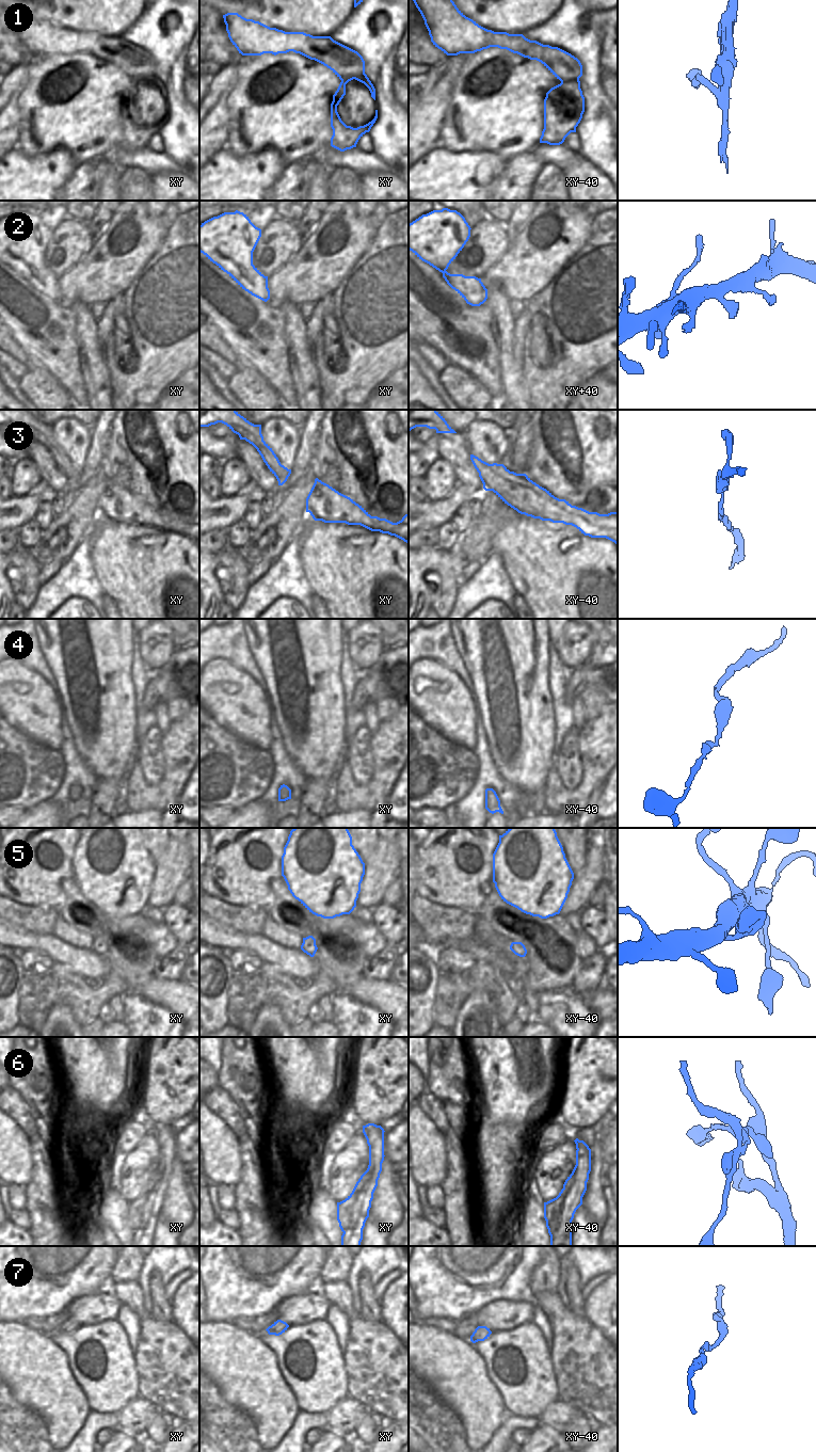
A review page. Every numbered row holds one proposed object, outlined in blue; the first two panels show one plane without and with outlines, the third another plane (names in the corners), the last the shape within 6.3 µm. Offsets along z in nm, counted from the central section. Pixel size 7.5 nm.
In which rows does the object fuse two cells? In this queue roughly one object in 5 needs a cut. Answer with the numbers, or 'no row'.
6.

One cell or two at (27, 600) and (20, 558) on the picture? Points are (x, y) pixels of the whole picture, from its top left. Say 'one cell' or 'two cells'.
two cells

